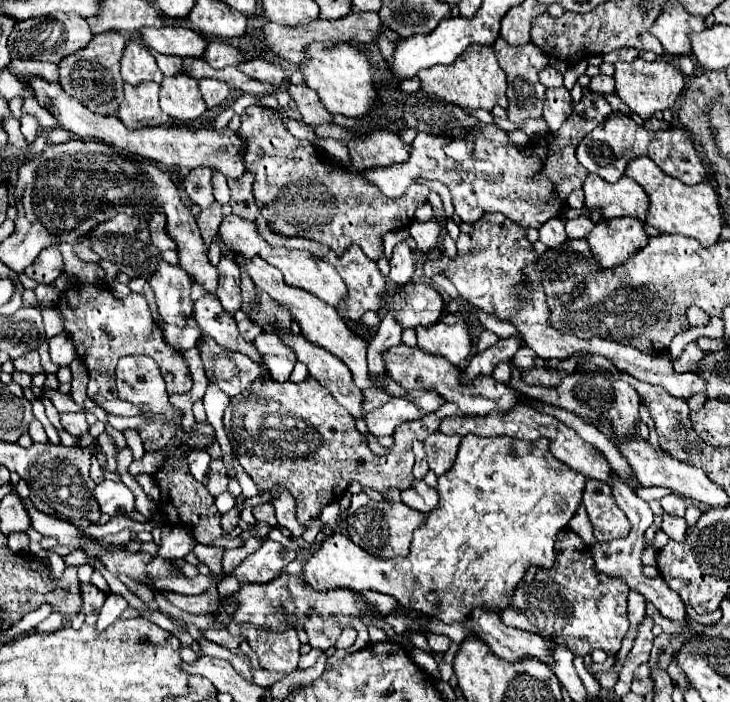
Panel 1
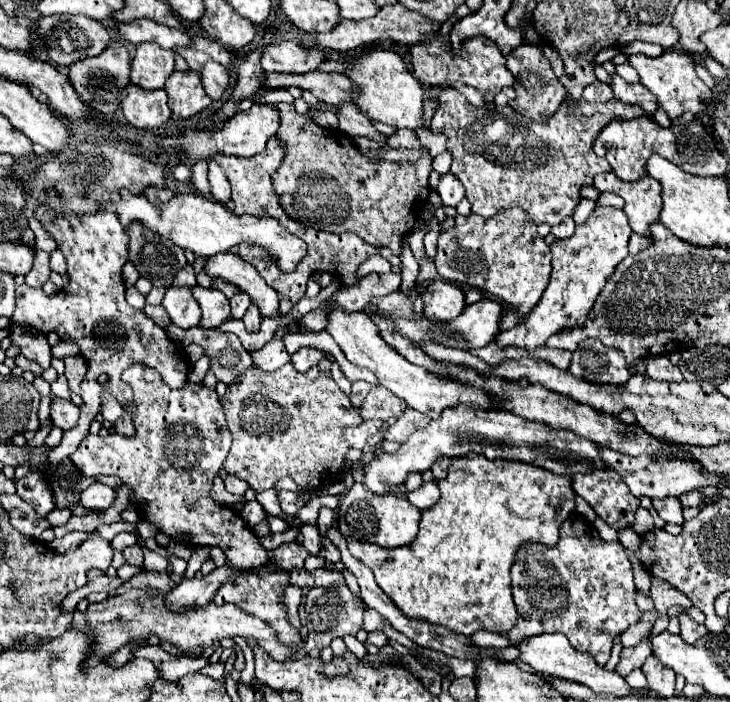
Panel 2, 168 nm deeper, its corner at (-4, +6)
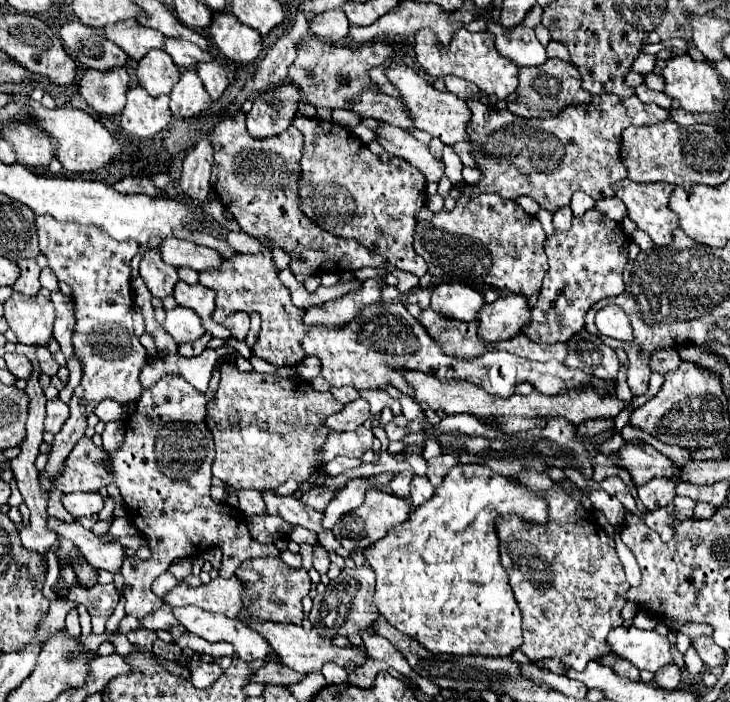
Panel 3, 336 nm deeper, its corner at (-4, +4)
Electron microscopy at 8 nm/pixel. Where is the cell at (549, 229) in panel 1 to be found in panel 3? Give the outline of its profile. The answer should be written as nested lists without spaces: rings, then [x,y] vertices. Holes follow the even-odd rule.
[[[571,207],[559,209],[559,211],[553,215],[553,227],[555,227],[555,231],[567,231],[567,229],[571,227],[571,219],[573,219]]]

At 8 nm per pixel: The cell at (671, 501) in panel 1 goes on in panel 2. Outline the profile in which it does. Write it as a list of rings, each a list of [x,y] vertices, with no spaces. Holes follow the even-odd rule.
[[[691,491],[685,495],[679,495],[679,501],[683,507],[701,507],[705,501],[705,495],[701,491]]]

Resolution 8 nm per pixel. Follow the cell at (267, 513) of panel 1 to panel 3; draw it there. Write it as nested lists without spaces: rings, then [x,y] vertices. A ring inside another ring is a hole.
[[[313,487],[311,491],[307,491],[307,493],[303,493],[303,497],[299,497],[299,501],[303,503],[303,505],[309,505],[309,507],[313,507],[315,511],[325,511],[325,505],[333,499],[333,491],[329,491],[329,489],[325,489],[325,487]]]

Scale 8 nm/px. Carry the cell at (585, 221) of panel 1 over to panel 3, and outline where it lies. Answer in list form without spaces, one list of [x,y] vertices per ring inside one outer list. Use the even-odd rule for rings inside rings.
[[[575,193],[575,195],[573,195],[573,199],[571,199],[571,209],[573,209],[573,215],[575,215],[575,217],[581,215],[581,213],[585,213],[585,211],[591,209],[591,207],[595,207],[595,199],[593,199],[593,197],[589,197],[589,195],[585,195],[585,193]]]

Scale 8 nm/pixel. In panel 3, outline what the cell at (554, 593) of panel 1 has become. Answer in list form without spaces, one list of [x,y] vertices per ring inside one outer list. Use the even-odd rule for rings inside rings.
[[[569,479],[559,483],[557,489],[539,491],[549,503],[549,521],[547,525],[531,525],[519,521],[519,517],[505,515],[497,521],[497,535],[501,541],[501,563],[509,575],[509,585],[515,593],[519,609],[523,613],[523,645],[521,651],[529,659],[557,657],[561,663],[583,669],[587,661],[601,659],[611,653],[611,645],[607,643],[607,635],[611,629],[623,623],[621,609],[627,603],[629,583],[623,573],[623,563],[615,553],[615,543],[603,527],[595,521],[597,517],[581,507],[567,489],[577,489]]]

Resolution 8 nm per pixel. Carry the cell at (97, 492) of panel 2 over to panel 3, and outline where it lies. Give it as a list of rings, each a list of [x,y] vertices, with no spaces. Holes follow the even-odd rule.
[[[97,491],[95,493],[67,493],[63,495],[63,505],[73,517],[89,517],[89,515],[97,515],[103,509],[105,499]]]

